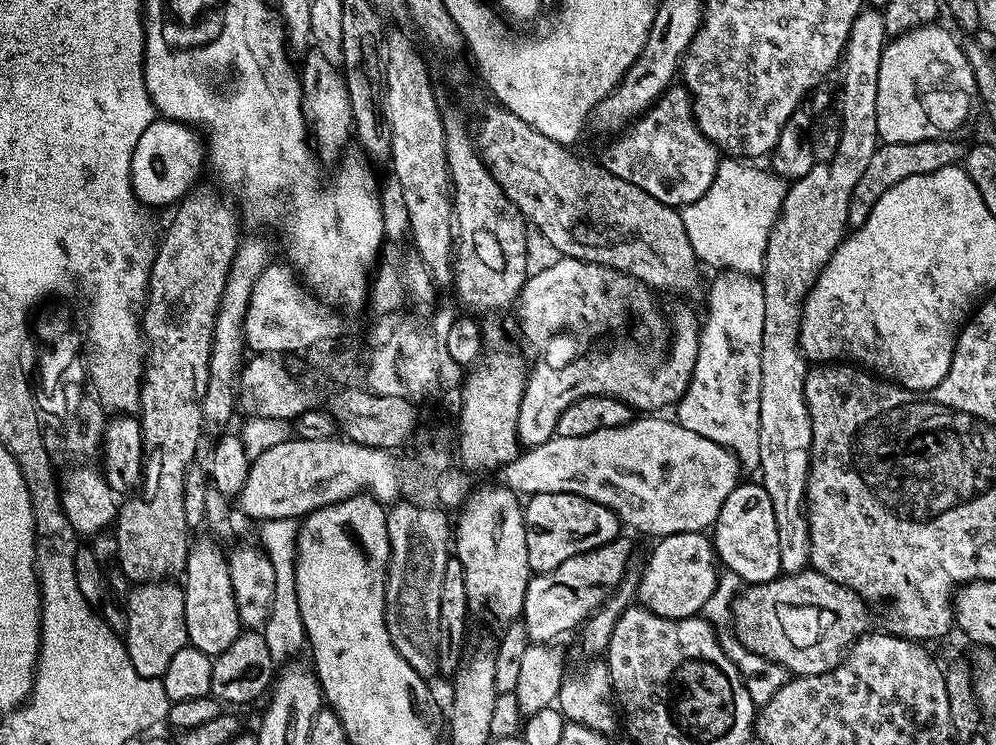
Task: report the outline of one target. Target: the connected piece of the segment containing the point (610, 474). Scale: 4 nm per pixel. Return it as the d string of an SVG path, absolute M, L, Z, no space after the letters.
M644 414L628 424L582 438L554 435L504 465L502 483L528 498L569 492L598 502L609 508L621 525L629 524L651 538L704 532L715 525L722 502L741 483L742 465L718 442L662 417Z

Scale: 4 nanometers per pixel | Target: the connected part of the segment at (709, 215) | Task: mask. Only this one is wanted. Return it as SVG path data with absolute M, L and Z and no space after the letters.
M736 158L721 159L710 190L706 190L706 194L702 194L698 202L685 204L680 212L682 222L686 226L686 234L696 251L696 259L705 265L713 264L716 270L749 274L763 273L768 239L773 226L776 225L776 219L780 217L780 208L789 190L789 185L783 176L776 175L767 167L751 168L748 164L751 163L741 162Z

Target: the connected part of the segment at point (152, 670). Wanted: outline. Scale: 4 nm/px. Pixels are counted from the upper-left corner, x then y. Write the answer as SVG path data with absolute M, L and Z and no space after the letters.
M165 578L155 582L140 582L127 594L128 628L126 647L128 657L142 678L159 680L178 650L189 647L186 634L184 589L179 583Z

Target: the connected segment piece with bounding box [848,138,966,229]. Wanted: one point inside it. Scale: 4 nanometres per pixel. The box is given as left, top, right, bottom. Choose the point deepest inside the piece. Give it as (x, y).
(892, 163)

